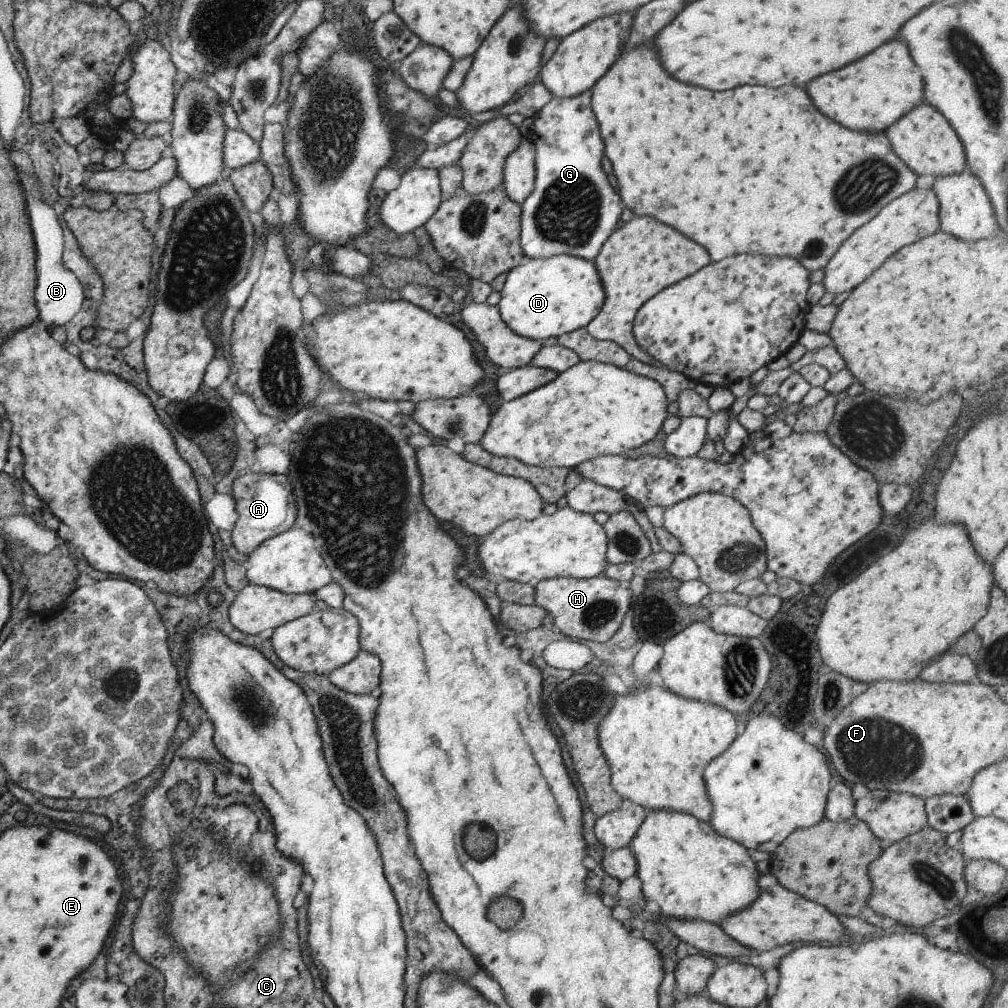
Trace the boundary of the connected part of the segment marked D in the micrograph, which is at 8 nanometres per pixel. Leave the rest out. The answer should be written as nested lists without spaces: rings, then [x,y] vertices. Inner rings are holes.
[[[555,255],[542,259],[529,259],[523,265],[517,265],[509,270],[504,285],[500,291],[497,304],[502,321],[519,336],[539,342],[554,341],[557,337],[586,327],[605,300],[604,288],[593,262],[583,260],[573,255]]]

